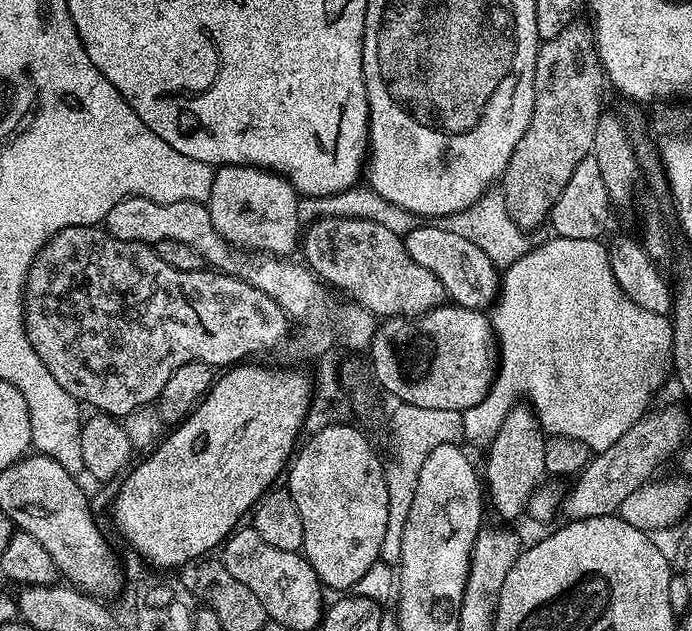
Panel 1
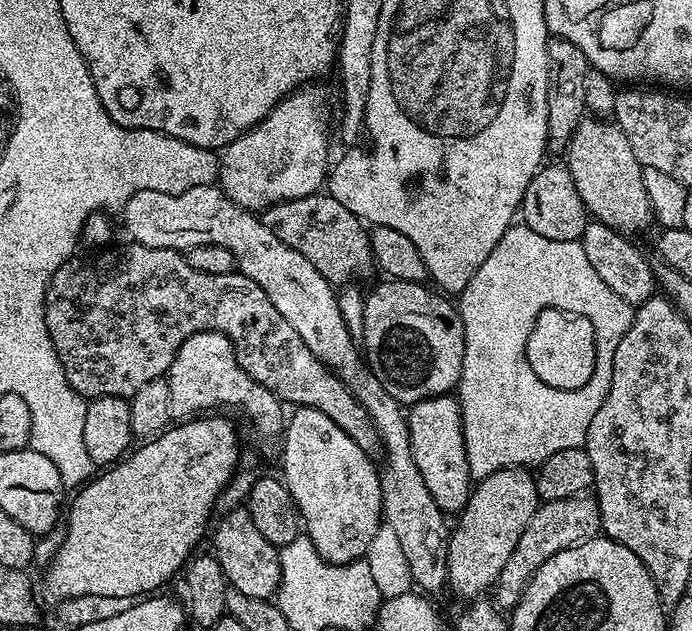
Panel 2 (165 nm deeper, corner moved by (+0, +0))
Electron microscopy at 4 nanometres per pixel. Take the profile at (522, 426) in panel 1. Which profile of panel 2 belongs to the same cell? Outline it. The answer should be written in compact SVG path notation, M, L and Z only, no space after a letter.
M527 467L503 468L479 481L468 495L466 506L455 517L454 527L448 537L448 582L447 587L453 588L460 596L476 598L495 585L498 574L502 574L502 566L514 554L514 546L518 546L518 538L522 538L522 530L530 518L534 518L536 509L542 501L536 489L536 477Z

